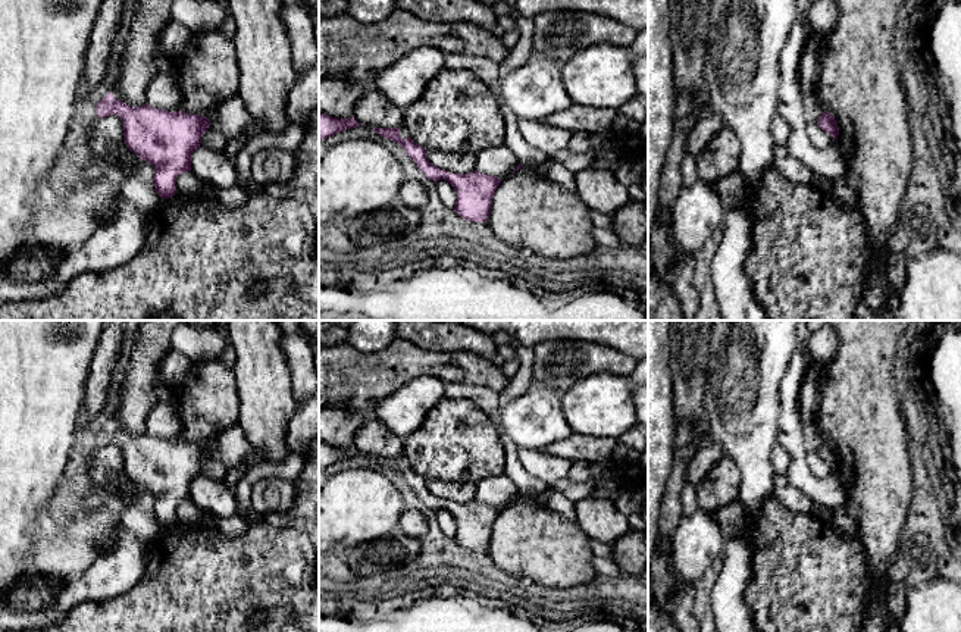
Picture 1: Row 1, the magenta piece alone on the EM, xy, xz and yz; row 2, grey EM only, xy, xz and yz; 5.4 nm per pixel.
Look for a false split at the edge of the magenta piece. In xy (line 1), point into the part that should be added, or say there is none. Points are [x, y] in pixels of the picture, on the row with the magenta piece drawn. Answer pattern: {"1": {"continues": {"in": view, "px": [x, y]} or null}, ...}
{"1": {"continues": null}}

